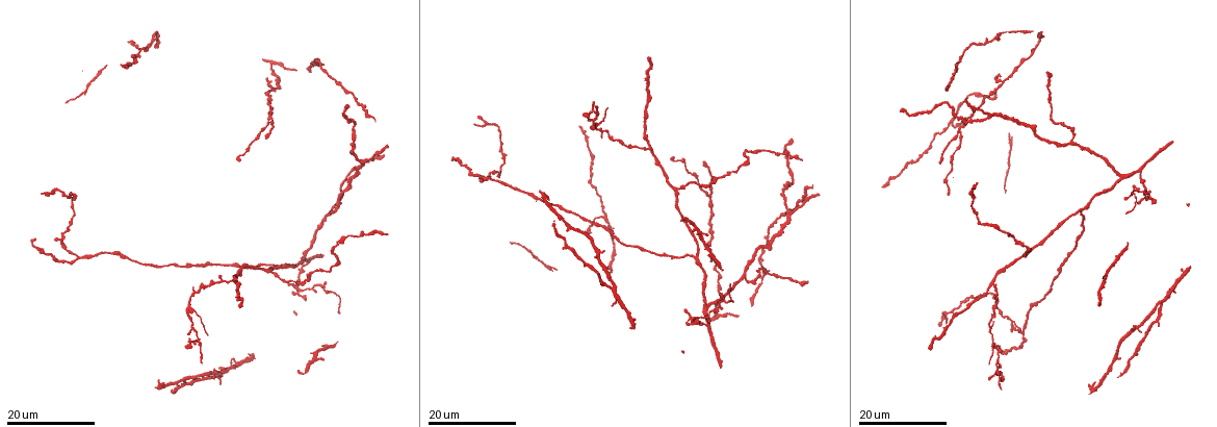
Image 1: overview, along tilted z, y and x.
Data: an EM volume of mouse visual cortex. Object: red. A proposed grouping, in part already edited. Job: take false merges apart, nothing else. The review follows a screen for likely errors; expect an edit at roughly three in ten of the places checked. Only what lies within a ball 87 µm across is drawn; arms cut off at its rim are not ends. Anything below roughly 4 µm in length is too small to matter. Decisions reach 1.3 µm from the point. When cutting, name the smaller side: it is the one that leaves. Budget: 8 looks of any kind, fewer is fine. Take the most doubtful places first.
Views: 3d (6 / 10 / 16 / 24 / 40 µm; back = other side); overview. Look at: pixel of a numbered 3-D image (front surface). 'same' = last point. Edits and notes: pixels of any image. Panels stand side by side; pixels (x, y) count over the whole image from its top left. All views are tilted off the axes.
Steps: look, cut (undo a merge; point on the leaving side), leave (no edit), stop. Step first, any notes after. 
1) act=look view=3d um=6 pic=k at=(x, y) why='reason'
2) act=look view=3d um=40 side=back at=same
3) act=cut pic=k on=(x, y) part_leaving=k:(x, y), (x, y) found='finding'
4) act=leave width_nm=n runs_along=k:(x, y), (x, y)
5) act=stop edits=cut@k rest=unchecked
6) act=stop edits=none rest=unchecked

act=look view=3d um=16 pic=1 at=(77, 258) why='arms part here'

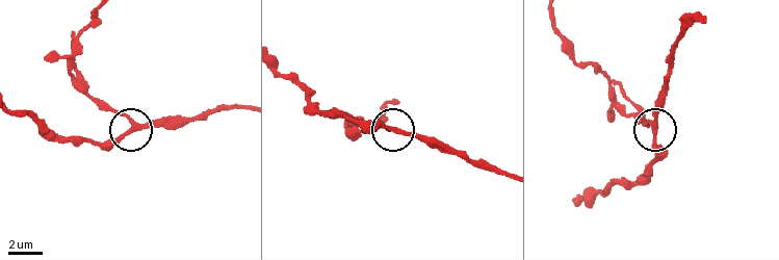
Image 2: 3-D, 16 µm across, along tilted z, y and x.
act=look view=3d um=10 pic=2 at=(129, 122)

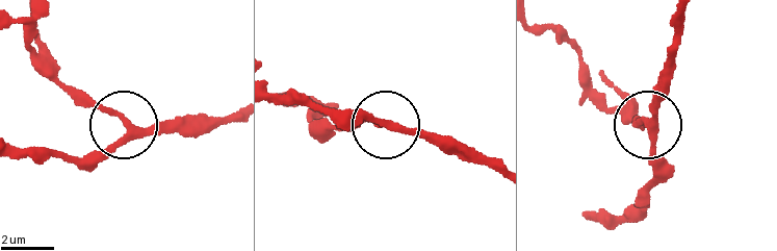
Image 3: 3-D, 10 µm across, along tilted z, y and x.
act=leave runs_along=3:(232, 115), (169, 128), (128, 126), (81, 160) found='all the same neuron'

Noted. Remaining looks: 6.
act=look view=3d um=24 pic=1 at=(696, 256) why='a fork'

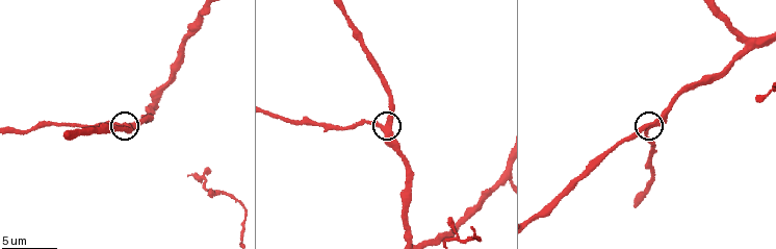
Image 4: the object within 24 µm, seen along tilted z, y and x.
act=look view=3d um=6 pic=4 at=(123, 125)

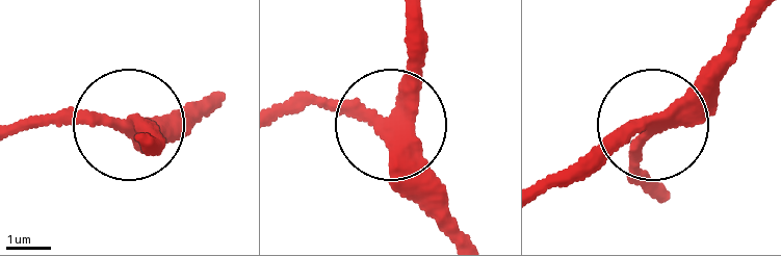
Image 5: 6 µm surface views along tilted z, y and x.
act=leave runs_along=5:(745, 14), (666, 109), (577, 177) found='one neuron here'

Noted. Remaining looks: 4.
act=look view=3d um=16 pic=1 at=(295, 288) why='small branch off a trunk'

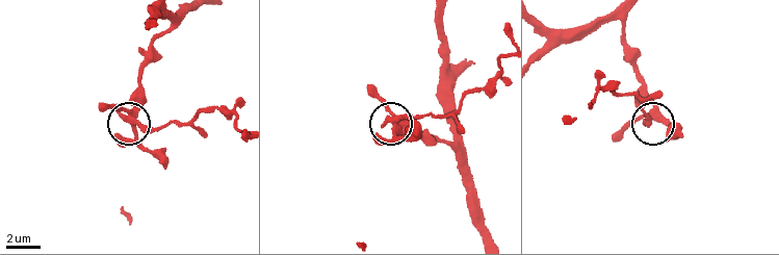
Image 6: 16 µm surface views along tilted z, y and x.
act=look view=3d um=6 pic=6 at=(130, 119)

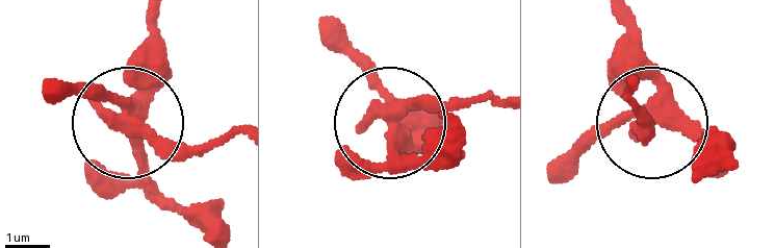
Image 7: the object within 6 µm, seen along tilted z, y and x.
act=cut pic=7 on=(183, 152) arms=4 part_leaving=7:(128, 118), (190, 143), (235, 140) found='a second neuron is stuck on'

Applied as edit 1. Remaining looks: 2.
act=look view=3d um=16 pic=1 at=(707, 196) why='three-way junction'

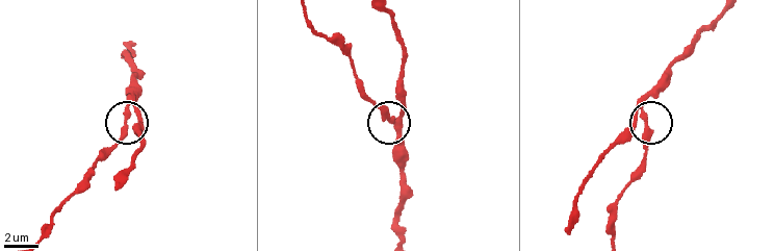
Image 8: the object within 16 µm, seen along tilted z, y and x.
act=look view=3d um=10 pic=8 at=(647, 116)

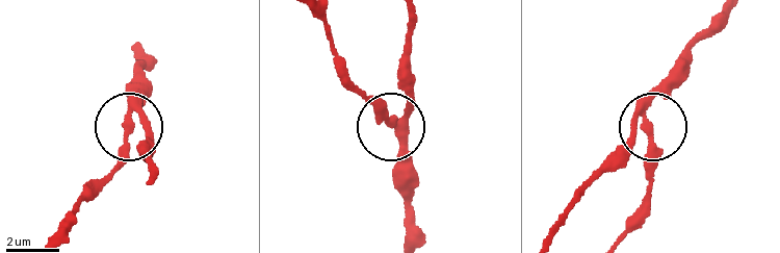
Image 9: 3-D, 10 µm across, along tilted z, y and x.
act=leave width_nm=240 runs_along=9:(407, 239), (394, 126), (407, 100), (410, 70) found='one neuron here'

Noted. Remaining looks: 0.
act=stop edits=cut@7 rest=unchecked

